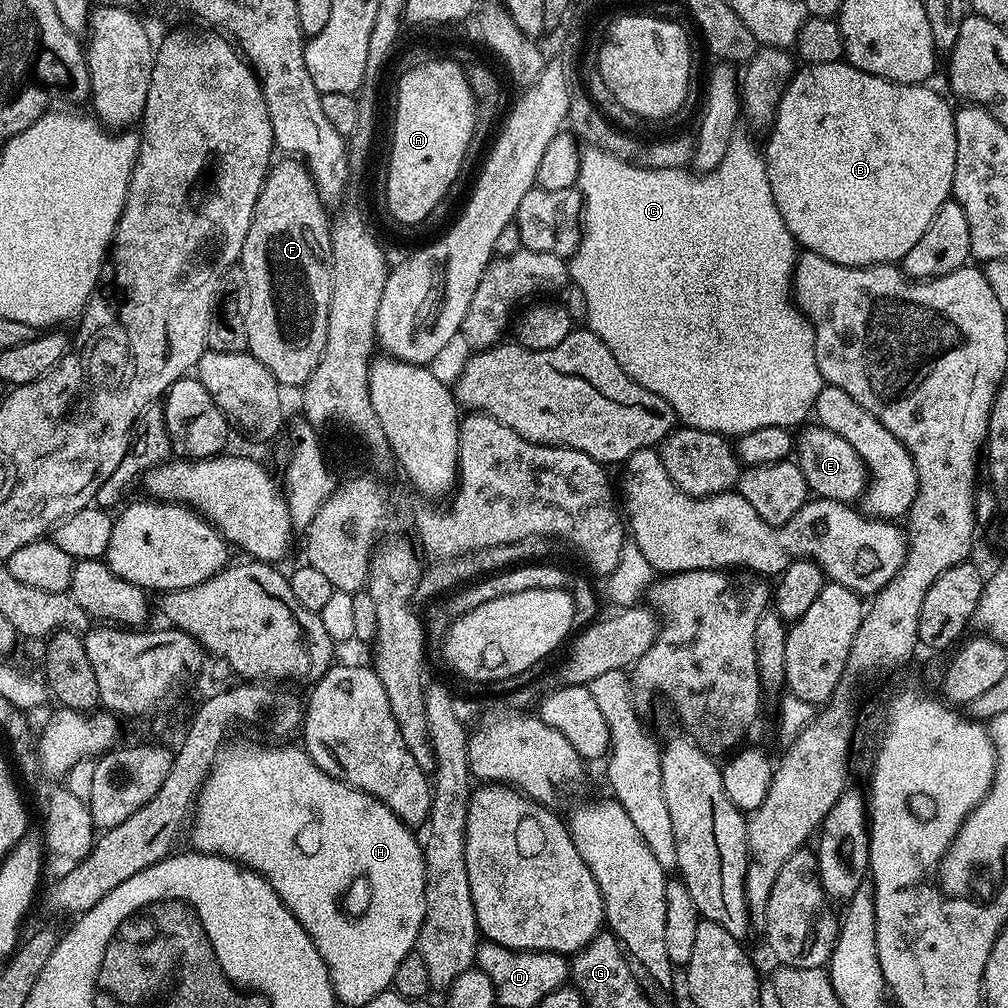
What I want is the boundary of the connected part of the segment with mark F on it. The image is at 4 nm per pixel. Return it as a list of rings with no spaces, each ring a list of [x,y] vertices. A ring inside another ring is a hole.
[[[295,158],[280,159],[284,160],[278,161],[279,159],[277,159],[269,167],[267,176],[264,177],[264,185],[254,206],[250,230],[246,230],[246,242],[242,246],[238,268],[244,271],[244,284],[248,287],[248,292],[246,291],[247,351],[259,362],[262,362],[262,365],[266,366],[267,370],[270,370],[270,374],[274,376],[279,385],[287,386],[289,384],[290,387],[299,389],[308,381],[310,374],[314,374],[314,370],[322,358],[322,350],[326,350],[326,322],[330,314],[330,286],[332,285],[332,230],[327,214],[329,211],[320,200],[318,190],[314,186],[314,178],[308,173],[307,166]]]

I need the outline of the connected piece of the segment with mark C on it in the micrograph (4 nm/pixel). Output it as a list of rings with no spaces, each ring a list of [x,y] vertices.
[[[738,130],[726,146],[722,162],[718,162],[714,171],[703,174],[693,174],[683,168],[654,170],[634,166],[630,162],[614,158],[614,154],[606,154],[588,146],[580,154],[578,187],[584,198],[582,231],[580,245],[568,260],[568,274],[571,283],[578,285],[586,298],[586,324],[589,331],[595,332],[600,341],[614,354],[624,373],[646,390],[662,397],[675,410],[677,421],[690,428],[701,428],[707,432],[721,434],[733,432],[733,437],[739,438],[742,434],[758,430],[762,426],[791,429],[792,424],[803,425],[813,415],[818,394],[826,385],[818,370],[816,339],[812,333],[812,325],[796,307],[792,294],[792,271],[796,268],[798,245],[786,222],[782,222],[782,214],[774,202],[768,171],[764,165],[764,153],[758,144],[756,148],[755,142],[744,130]]]

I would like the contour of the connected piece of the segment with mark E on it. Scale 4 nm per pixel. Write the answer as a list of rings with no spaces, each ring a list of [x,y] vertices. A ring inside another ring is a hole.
[[[818,422],[801,427],[799,432],[794,440],[794,460],[806,478],[809,493],[821,500],[837,500],[846,505],[859,501],[870,483],[870,473],[858,450],[854,450],[854,446],[850,446],[839,432],[826,430]]]

